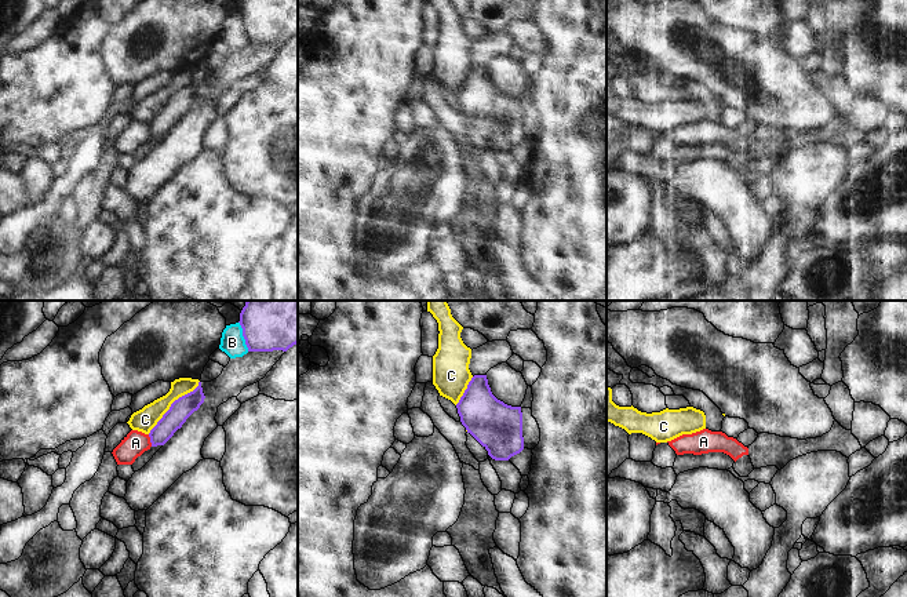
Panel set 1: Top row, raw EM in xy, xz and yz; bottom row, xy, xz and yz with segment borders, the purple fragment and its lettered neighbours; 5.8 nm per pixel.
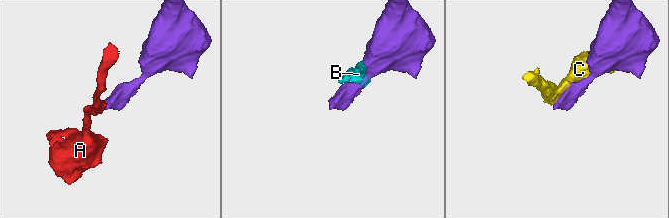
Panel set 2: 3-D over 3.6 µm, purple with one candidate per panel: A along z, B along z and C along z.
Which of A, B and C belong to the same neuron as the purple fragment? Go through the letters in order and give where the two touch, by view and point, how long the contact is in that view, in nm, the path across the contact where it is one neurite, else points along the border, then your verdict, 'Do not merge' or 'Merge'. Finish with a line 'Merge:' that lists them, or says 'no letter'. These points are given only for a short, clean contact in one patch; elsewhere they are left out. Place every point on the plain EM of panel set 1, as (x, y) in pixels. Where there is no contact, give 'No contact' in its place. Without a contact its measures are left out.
A: Touches purple at xy (150, 131). Shared border 80 nm. Boundary: xy (148, 126), (152, 137). Do not merge
B: Touches purple at xy (243, 26). Shared border 190 nm. Do not merge
C: Touches purple at xy (171, 95). Shared border 440 nm. Do not merge
Merge: no letter.

